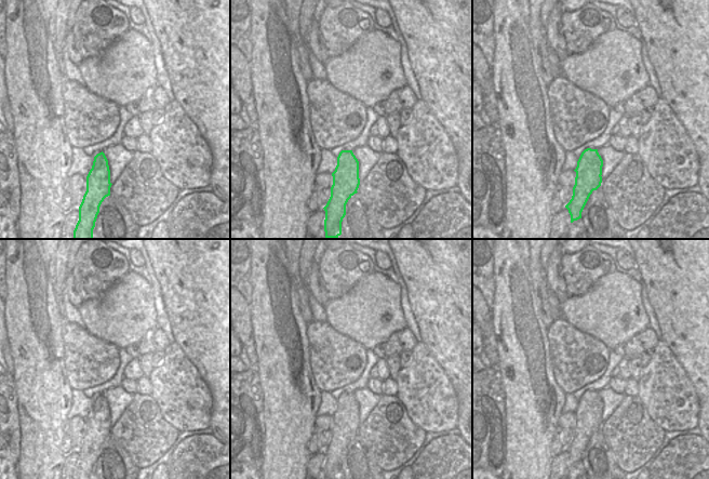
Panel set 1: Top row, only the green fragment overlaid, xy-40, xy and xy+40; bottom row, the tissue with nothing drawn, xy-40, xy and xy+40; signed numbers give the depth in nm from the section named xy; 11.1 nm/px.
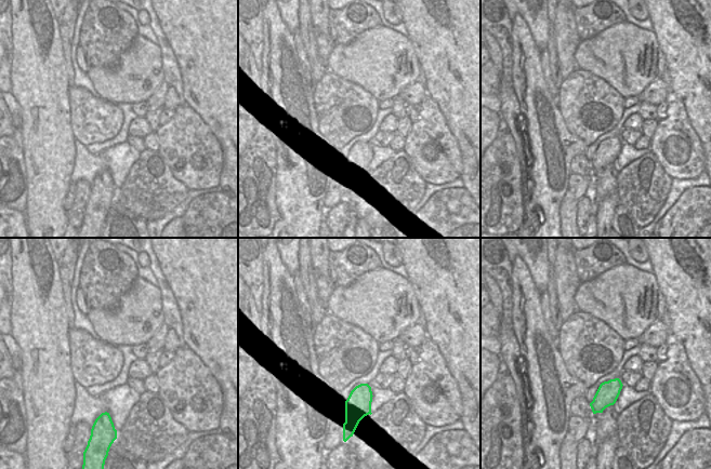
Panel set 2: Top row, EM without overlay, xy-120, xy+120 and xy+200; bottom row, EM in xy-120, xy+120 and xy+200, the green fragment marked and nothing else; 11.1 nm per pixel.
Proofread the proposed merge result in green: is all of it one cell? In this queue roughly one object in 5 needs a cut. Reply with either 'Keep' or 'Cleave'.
Keep.

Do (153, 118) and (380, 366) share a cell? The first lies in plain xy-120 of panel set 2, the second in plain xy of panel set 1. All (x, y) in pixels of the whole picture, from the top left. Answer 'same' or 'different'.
different

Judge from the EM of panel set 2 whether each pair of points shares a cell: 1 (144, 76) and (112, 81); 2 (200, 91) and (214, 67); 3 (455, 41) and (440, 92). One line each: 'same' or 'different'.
1: same
2: same
3: same

